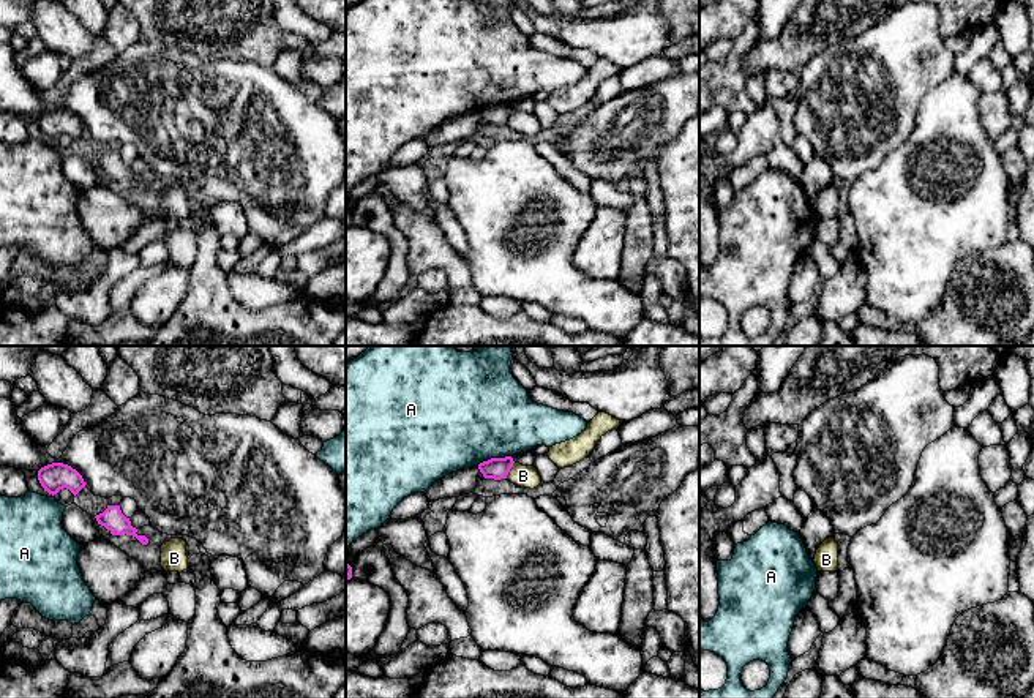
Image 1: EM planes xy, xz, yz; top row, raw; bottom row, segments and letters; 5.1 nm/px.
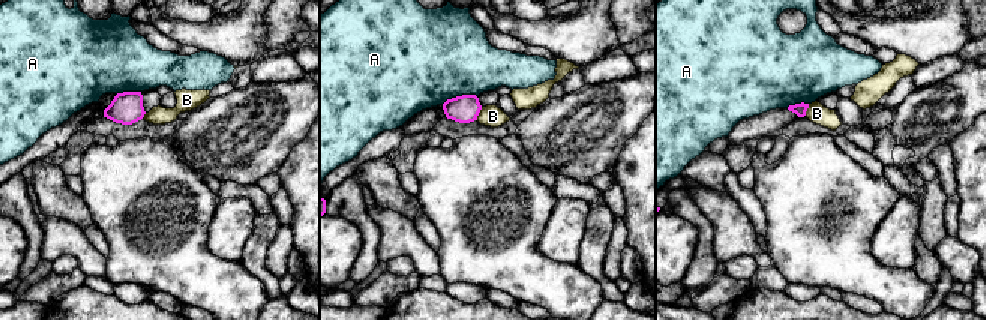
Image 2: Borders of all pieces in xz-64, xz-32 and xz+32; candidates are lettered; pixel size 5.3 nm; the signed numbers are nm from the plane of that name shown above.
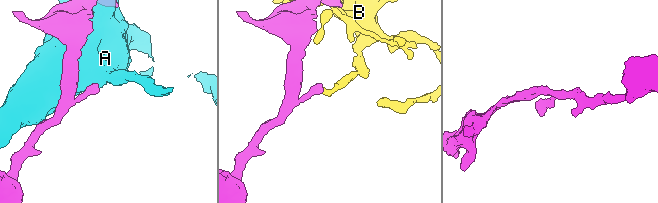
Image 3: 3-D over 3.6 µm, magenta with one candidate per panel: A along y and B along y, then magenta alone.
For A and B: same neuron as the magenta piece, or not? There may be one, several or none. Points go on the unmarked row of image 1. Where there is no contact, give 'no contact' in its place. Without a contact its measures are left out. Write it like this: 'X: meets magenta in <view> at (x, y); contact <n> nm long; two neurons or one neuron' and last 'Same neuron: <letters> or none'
A: meets magenta in xz at (494, 105); contact 190 nm long; two neurons
B: meets magenta in xz at (510, 114); contact 100 nm long; two neurons
Same neuron: none

